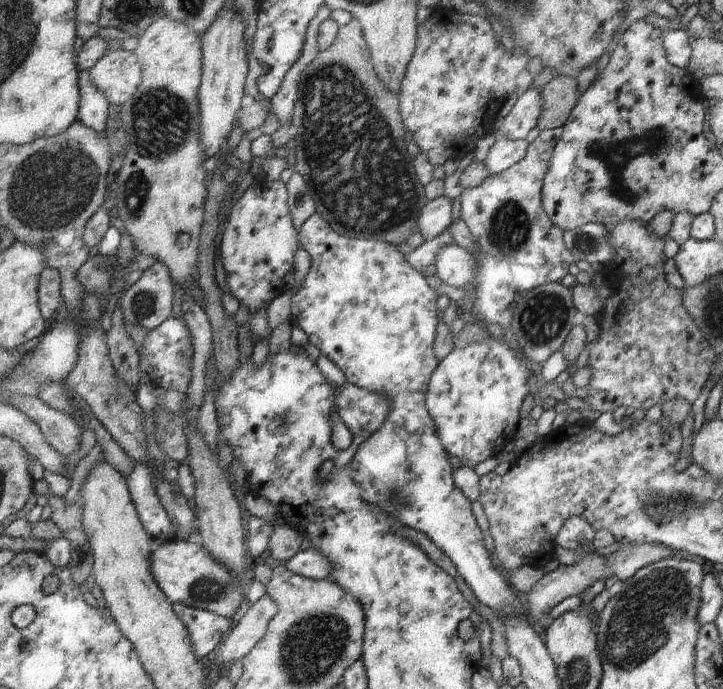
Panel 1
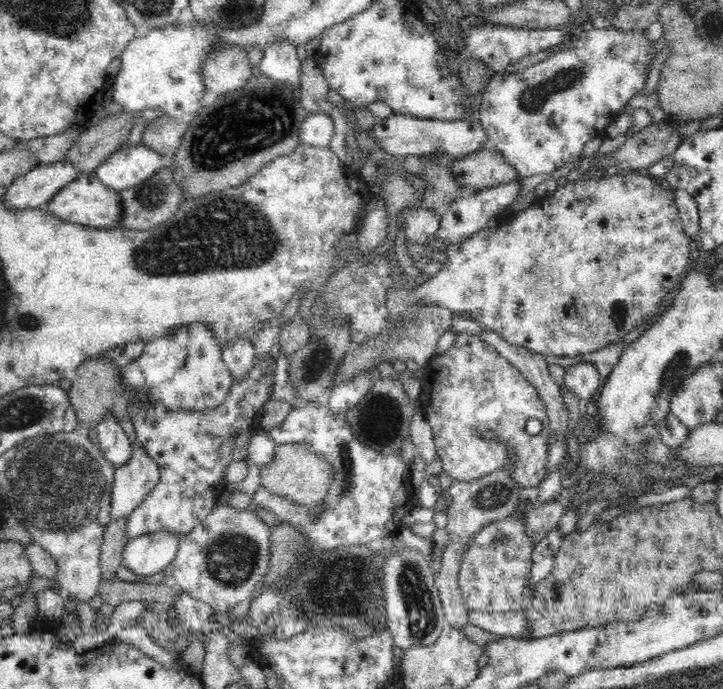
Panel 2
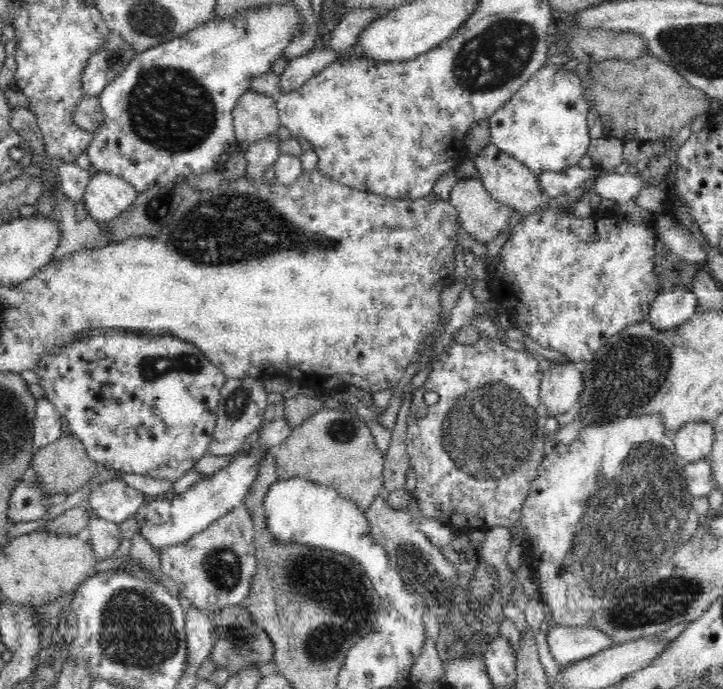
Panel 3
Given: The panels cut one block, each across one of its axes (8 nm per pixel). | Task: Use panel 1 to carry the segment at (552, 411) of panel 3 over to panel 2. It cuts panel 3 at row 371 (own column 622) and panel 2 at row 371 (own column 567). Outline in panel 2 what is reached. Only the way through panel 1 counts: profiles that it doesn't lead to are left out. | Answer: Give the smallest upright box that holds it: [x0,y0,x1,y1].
[562,362,600,400]

